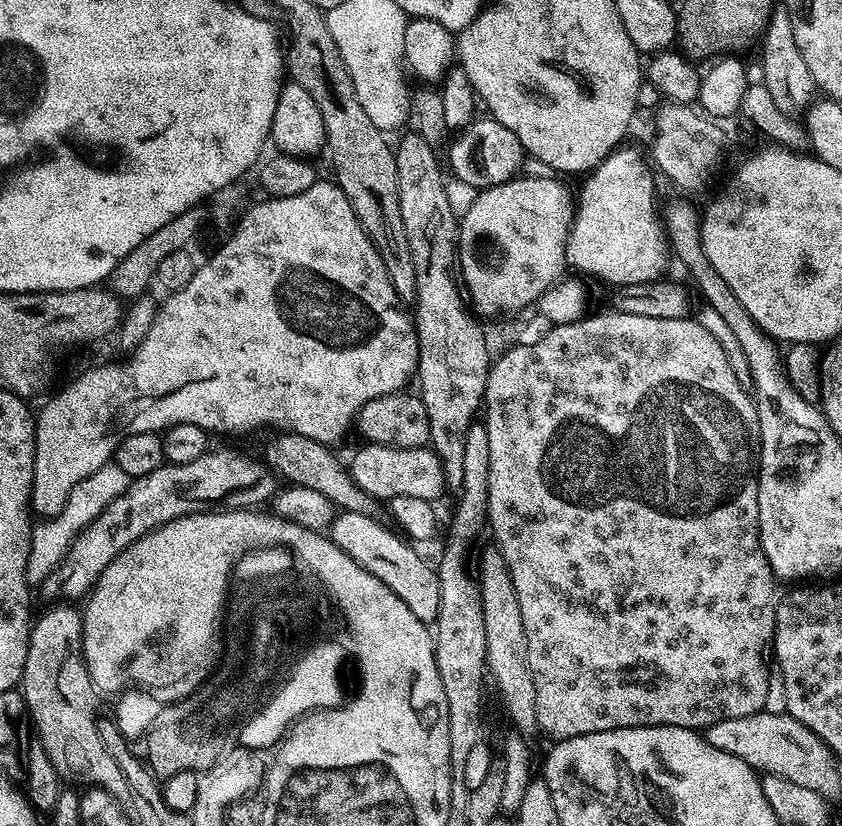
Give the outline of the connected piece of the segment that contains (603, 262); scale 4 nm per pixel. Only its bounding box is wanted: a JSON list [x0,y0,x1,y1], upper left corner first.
[568,146,670,286]

